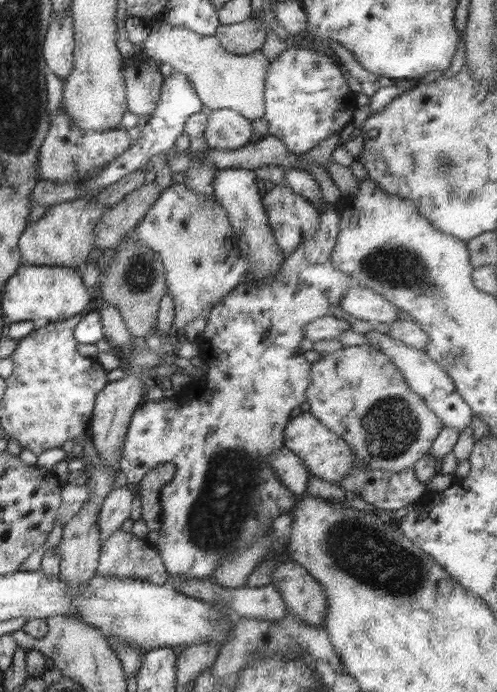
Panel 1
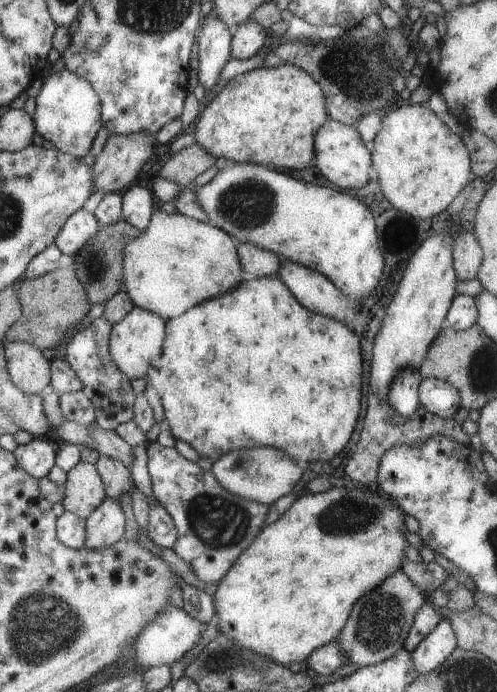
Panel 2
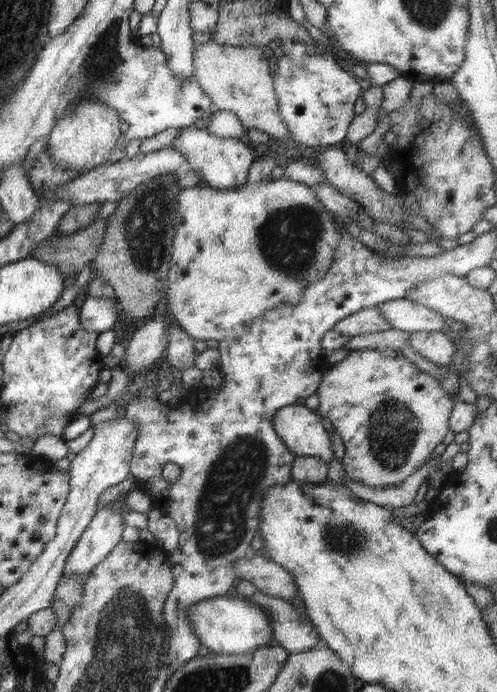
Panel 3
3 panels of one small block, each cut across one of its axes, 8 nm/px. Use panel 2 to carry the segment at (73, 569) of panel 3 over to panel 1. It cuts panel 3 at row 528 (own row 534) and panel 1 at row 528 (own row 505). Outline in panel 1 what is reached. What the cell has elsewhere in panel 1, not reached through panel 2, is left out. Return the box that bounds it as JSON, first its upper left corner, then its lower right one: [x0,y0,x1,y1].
[98,484,137,541]

